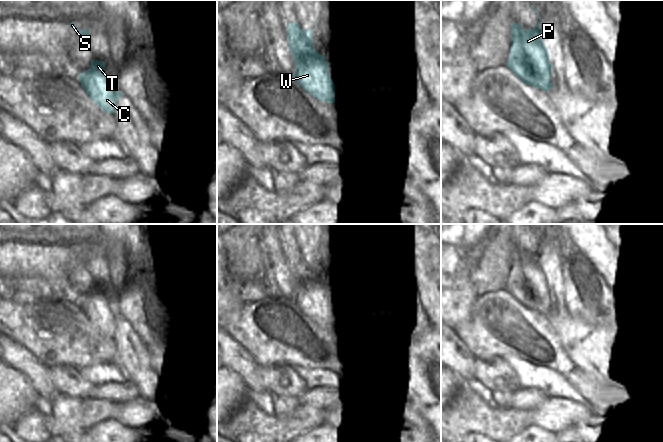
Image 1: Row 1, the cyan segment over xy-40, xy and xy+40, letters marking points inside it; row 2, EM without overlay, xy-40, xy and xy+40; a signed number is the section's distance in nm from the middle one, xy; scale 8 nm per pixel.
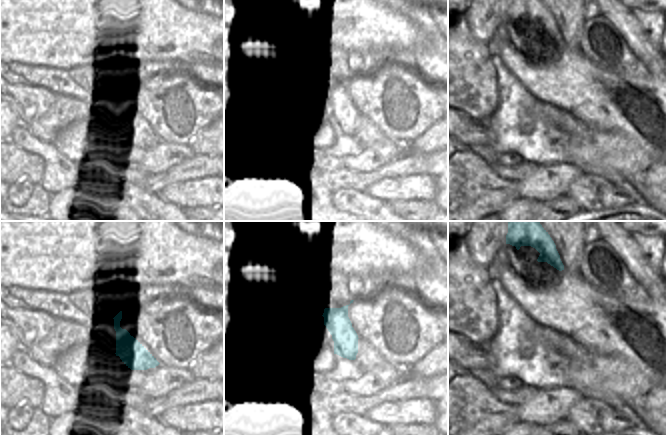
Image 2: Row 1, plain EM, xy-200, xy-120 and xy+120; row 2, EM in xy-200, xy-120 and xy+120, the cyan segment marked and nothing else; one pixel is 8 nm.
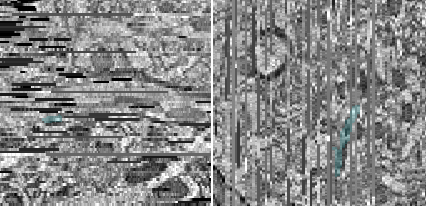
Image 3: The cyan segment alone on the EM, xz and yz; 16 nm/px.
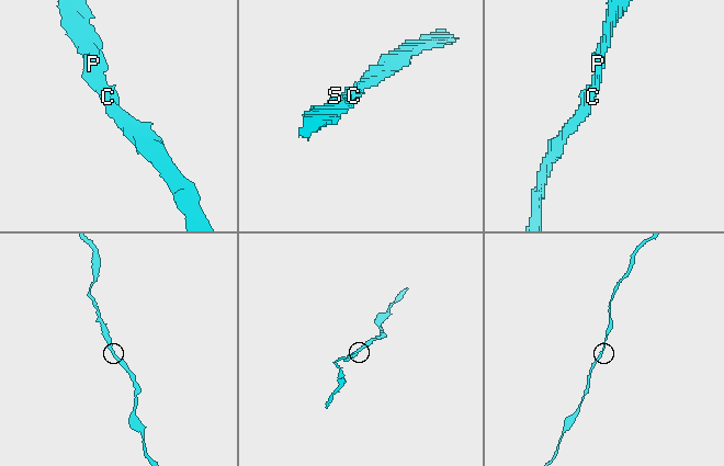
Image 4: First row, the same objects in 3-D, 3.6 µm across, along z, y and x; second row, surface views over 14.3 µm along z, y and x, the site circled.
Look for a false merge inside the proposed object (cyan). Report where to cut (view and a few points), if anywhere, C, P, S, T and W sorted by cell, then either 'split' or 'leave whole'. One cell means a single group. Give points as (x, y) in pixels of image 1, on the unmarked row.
cut none; groups C P S T W; leave whole

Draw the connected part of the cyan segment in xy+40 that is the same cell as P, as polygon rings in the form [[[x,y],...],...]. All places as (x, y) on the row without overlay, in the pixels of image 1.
[[[541,241],[534,253],[522,253],[520,247],[511,248],[511,274],[507,291],[526,309],[542,313],[545,316],[554,311],[549,304],[553,287],[549,287],[549,276],[541,262]]]

